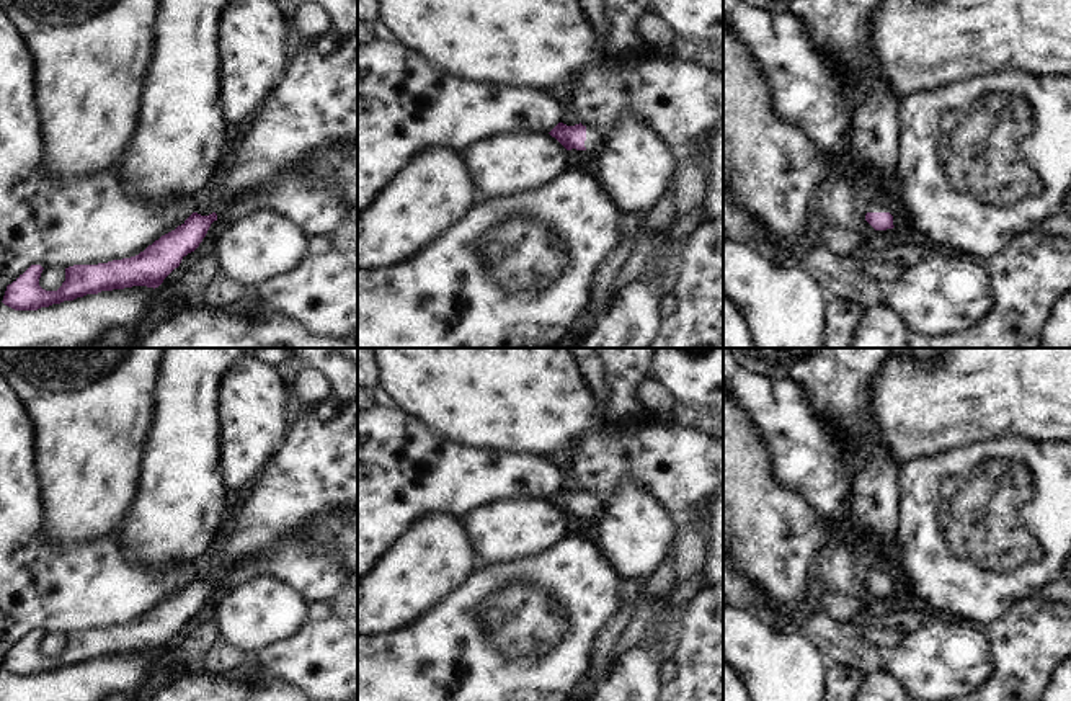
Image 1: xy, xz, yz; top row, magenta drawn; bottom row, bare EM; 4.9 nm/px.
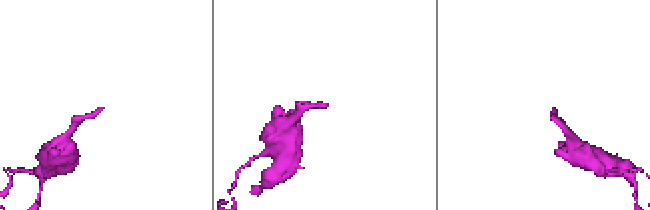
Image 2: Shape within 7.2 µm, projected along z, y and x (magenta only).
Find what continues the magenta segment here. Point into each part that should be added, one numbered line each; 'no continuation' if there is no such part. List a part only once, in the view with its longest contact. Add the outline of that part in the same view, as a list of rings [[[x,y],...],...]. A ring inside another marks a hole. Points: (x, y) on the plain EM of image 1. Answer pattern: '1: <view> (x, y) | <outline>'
1: xz (595, 504) | [[[586,493],[584,513],[588,518],[596,520],[602,508],[604,508],[602,495]]]

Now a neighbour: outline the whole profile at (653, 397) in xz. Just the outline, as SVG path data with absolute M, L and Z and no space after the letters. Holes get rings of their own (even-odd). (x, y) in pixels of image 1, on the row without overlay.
M643 381L637 386L637 399L645 412L669 413L674 397L658 382Z

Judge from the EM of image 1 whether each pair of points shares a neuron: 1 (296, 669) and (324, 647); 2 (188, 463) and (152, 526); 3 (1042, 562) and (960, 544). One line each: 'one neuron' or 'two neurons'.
1: one neuron
2: one neuron
3: one neuron

